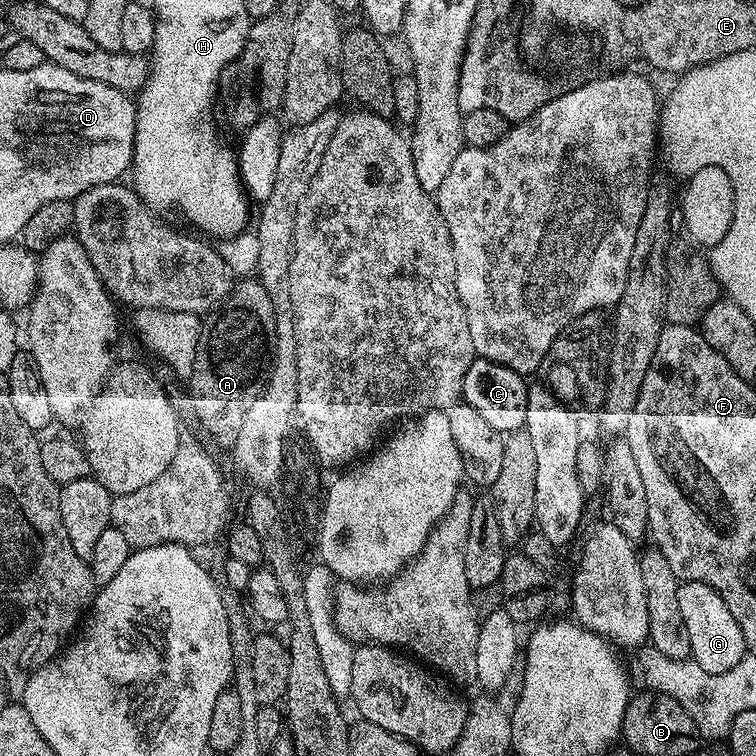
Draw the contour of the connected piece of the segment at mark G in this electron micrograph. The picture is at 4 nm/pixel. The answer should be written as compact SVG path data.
M683 581L678 590L678 607L682 609L682 622L686 622L690 658L695 664L702 666L704 672L726 674L726 670L734 670L734 666L742 662L746 655L742 626L734 622L734 614L730 614L730 606L726 606L718 590L702 582Z

